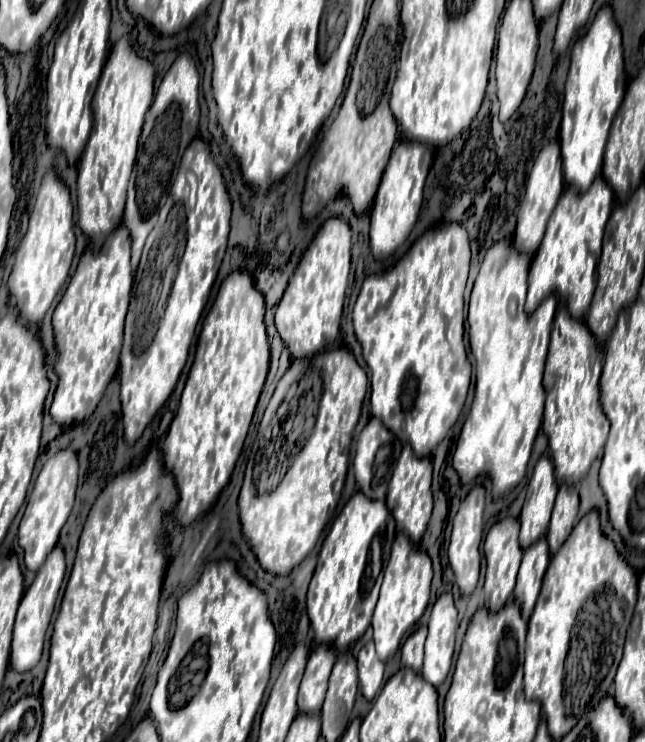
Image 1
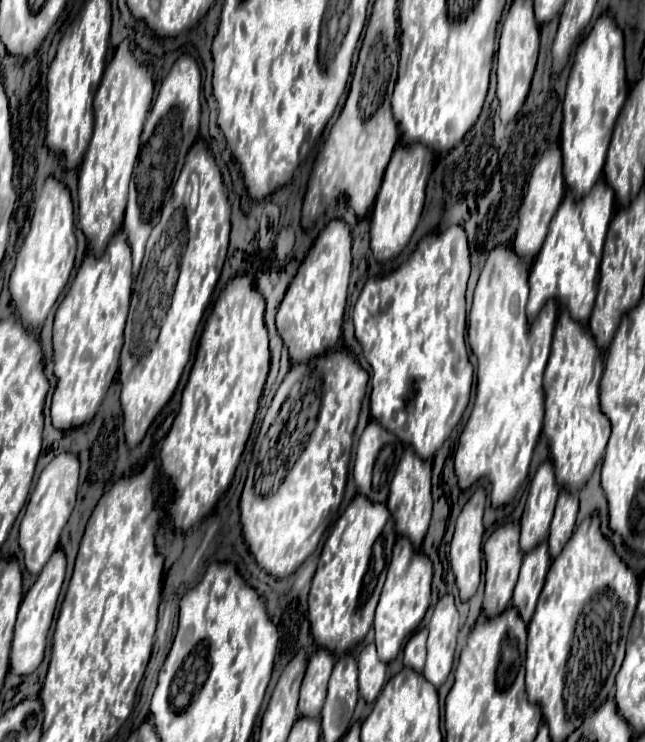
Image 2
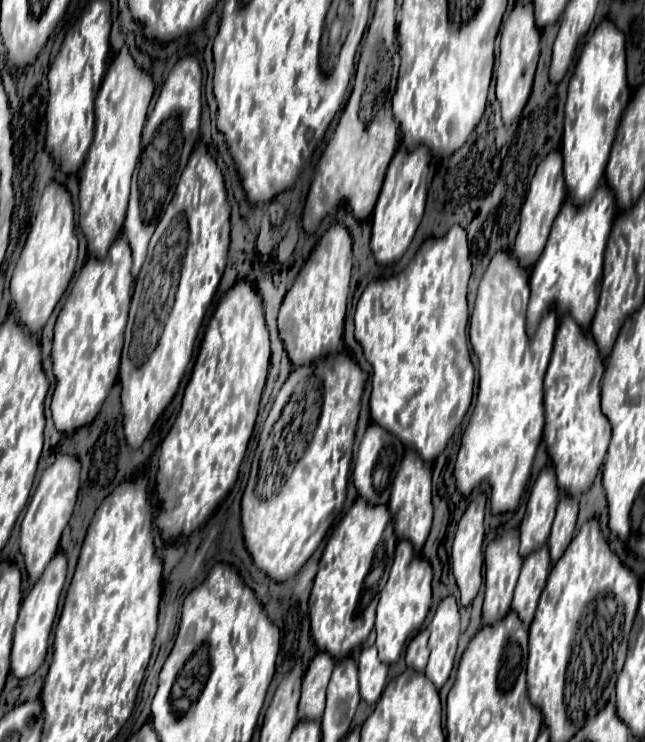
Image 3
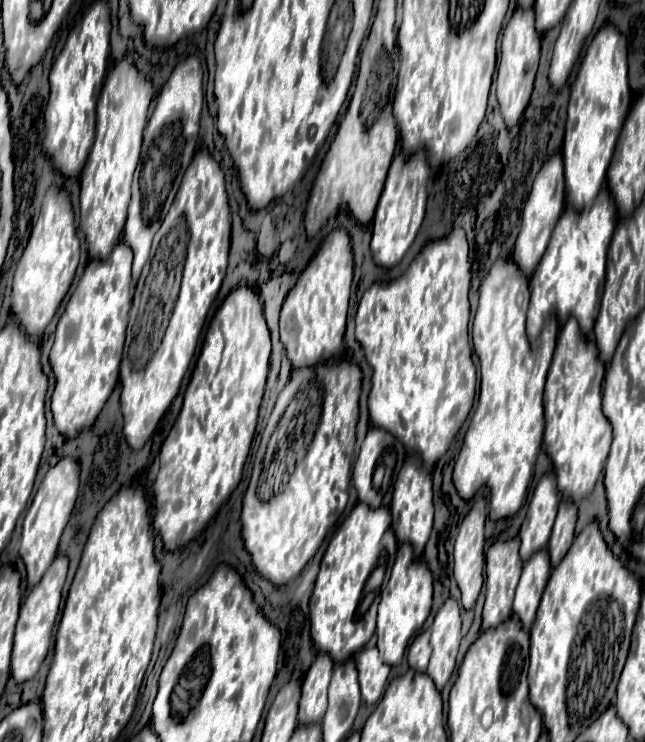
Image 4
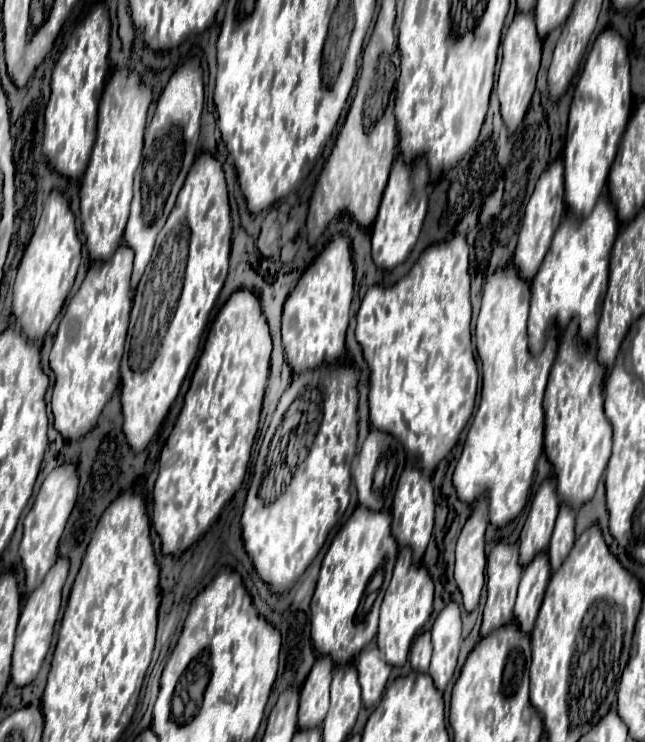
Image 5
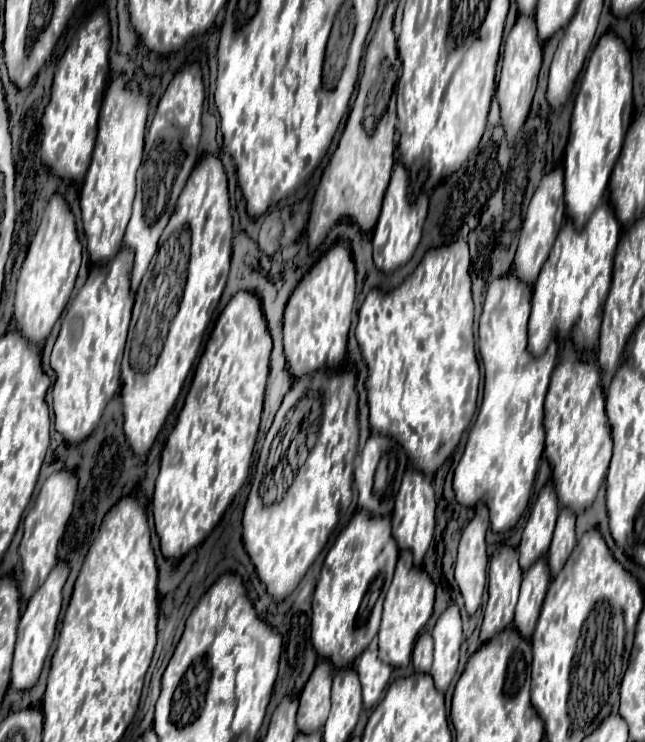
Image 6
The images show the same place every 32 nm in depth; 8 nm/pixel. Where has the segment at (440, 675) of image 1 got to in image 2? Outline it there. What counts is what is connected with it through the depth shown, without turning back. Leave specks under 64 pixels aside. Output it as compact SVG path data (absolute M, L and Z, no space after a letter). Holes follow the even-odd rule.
M446 594L438 600L428 630L430 630L428 644L426 644L428 656L422 674L438 688L440 684L444 684L444 680L452 670L456 636L460 630L460 616L454 606L452 594Z

